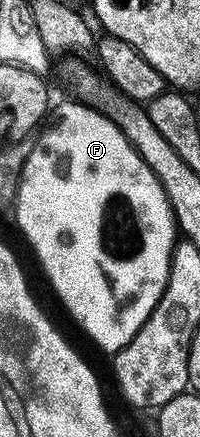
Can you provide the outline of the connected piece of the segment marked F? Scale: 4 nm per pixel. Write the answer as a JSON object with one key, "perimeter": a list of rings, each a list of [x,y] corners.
{"perimeter":[[[82,105],[84,106],[60,107],[58,119],[50,127],[47,125],[37,135],[34,151],[32,156],[28,156],[28,164],[22,173],[22,183],[18,189],[16,211],[18,210],[18,226],[22,229],[22,234],[26,237],[27,244],[34,249],[34,254],[38,257],[38,262],[42,265],[42,270],[46,273],[47,280],[54,285],[54,290],[58,293],[59,300],[66,305],[67,312],[78,321],[79,328],[100,349],[107,350],[107,355],[113,356],[120,353],[134,339],[136,332],[140,332],[140,328],[144,328],[144,324],[150,319],[152,312],[156,312],[156,308],[168,288],[170,269],[174,259],[174,248],[179,241],[180,231],[178,223],[174,221],[172,204],[168,200],[160,180],[152,172],[150,163],[145,162],[139,156],[138,149],[126,139],[124,132],[118,127],[117,123],[103,114],[101,110],[95,110],[92,105]]]}

